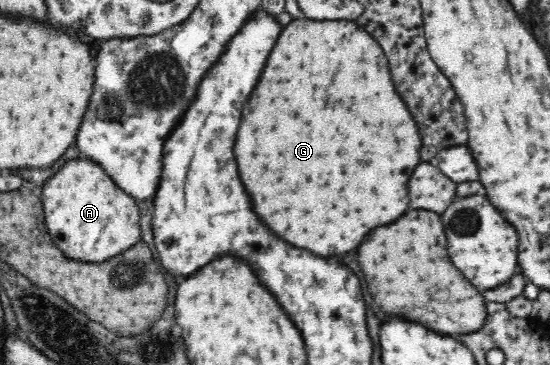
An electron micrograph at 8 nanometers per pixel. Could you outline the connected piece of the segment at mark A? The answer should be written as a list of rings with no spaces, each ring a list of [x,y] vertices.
[[[74,157],[64,162],[42,186],[43,217],[51,239],[67,257],[88,262],[100,262],[124,252],[140,237],[140,208],[136,197],[126,194],[116,185],[115,179],[95,159]]]

